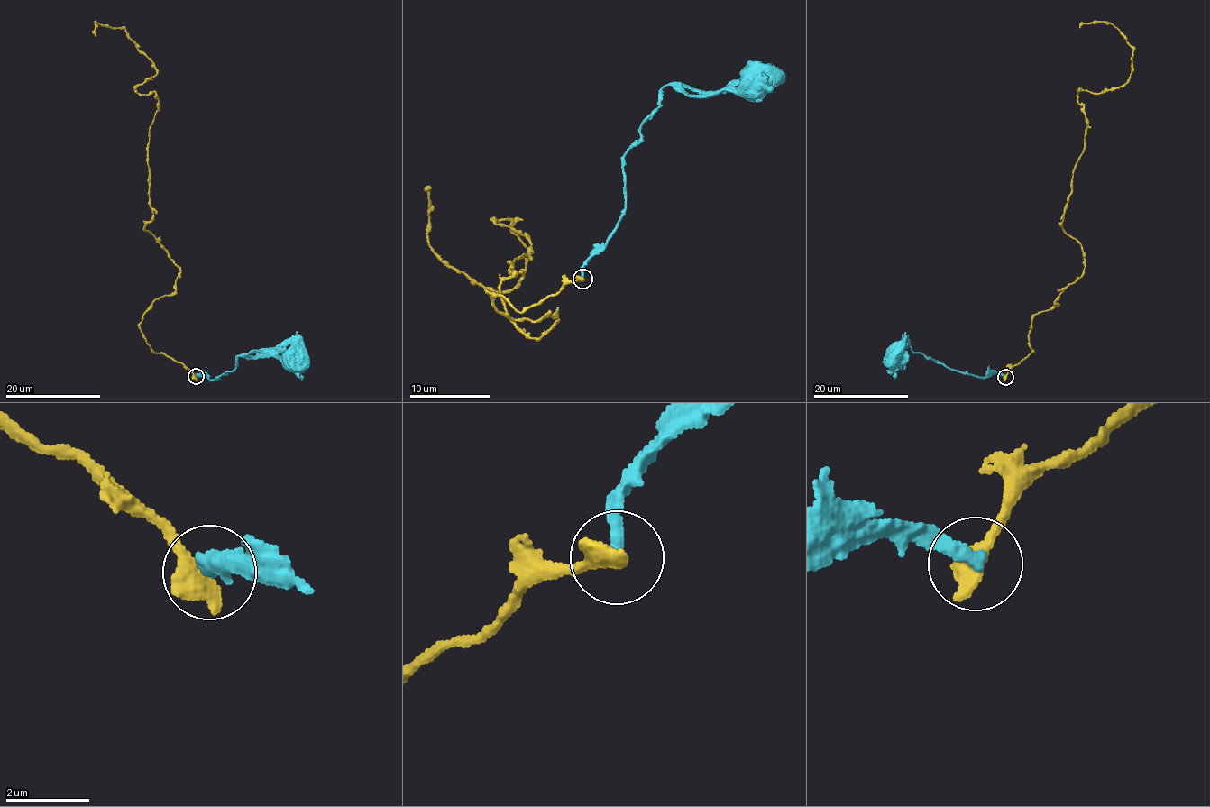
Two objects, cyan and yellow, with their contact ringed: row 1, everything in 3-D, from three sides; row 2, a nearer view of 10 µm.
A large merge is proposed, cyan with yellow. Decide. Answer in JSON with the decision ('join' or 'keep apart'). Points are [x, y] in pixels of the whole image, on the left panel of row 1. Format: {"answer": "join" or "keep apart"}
{"answer": "keep apart"}

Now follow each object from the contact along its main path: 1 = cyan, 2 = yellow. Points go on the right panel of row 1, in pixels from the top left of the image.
1: (1005, 376), (995, 373), (980, 377), (951, 370), (912, 350), (904, 335), (907, 346), (902, 356), (894, 353)
2: (1005, 378), (1083, 272), (1061, 224), (1077, 94), (1131, 73), (1114, 25), (1079, 28)

